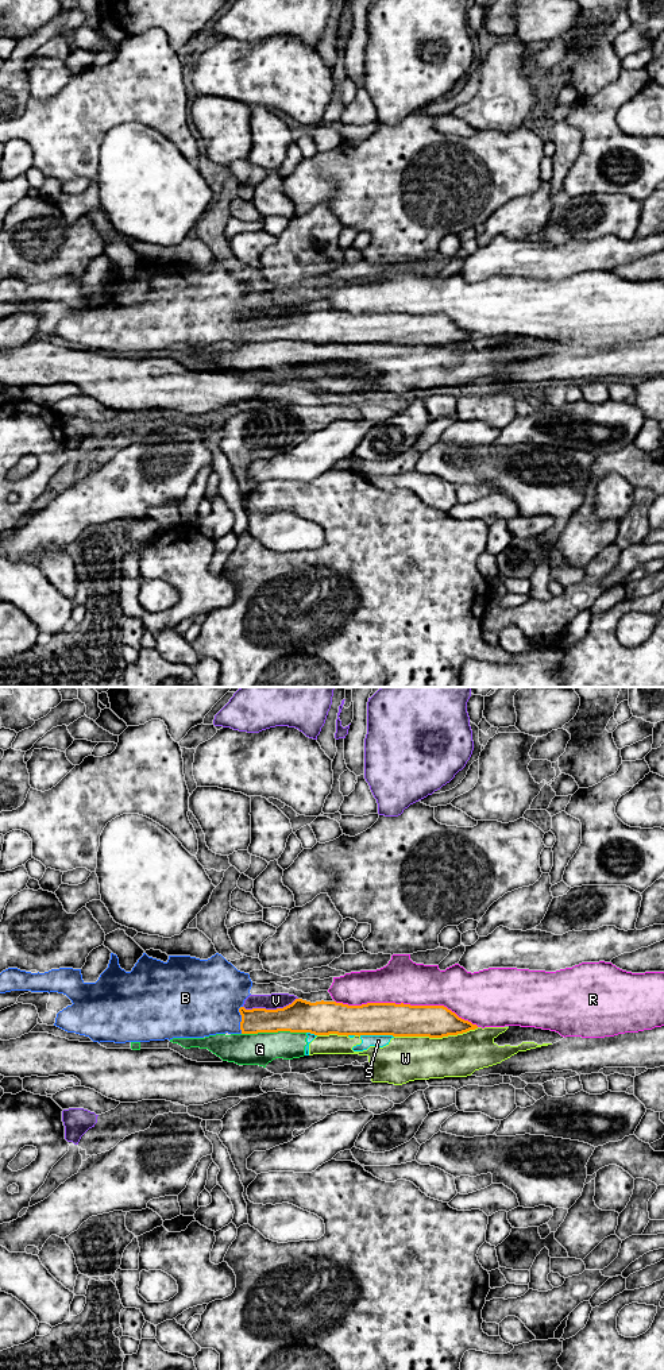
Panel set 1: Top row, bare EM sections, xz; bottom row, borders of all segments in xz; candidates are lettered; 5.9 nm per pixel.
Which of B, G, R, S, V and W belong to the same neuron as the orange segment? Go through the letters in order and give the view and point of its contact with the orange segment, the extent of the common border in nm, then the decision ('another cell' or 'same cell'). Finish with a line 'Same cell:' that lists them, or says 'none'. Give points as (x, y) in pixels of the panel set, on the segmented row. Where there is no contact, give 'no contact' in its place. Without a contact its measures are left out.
B: contact xz (242, 1019); length 170 nm; same cell
G: contact xz (273, 1031); length 380 nm; another cell
R: contact xz (406, 1004); length 850 nm; another cell
S: contact xz (377, 1034); length 200 nm; another cell
V: contact xz (270, 1010); length 340 nm; another cell
W: contact xz (436, 1037); length 500 nm; another cell
Same cell: B

